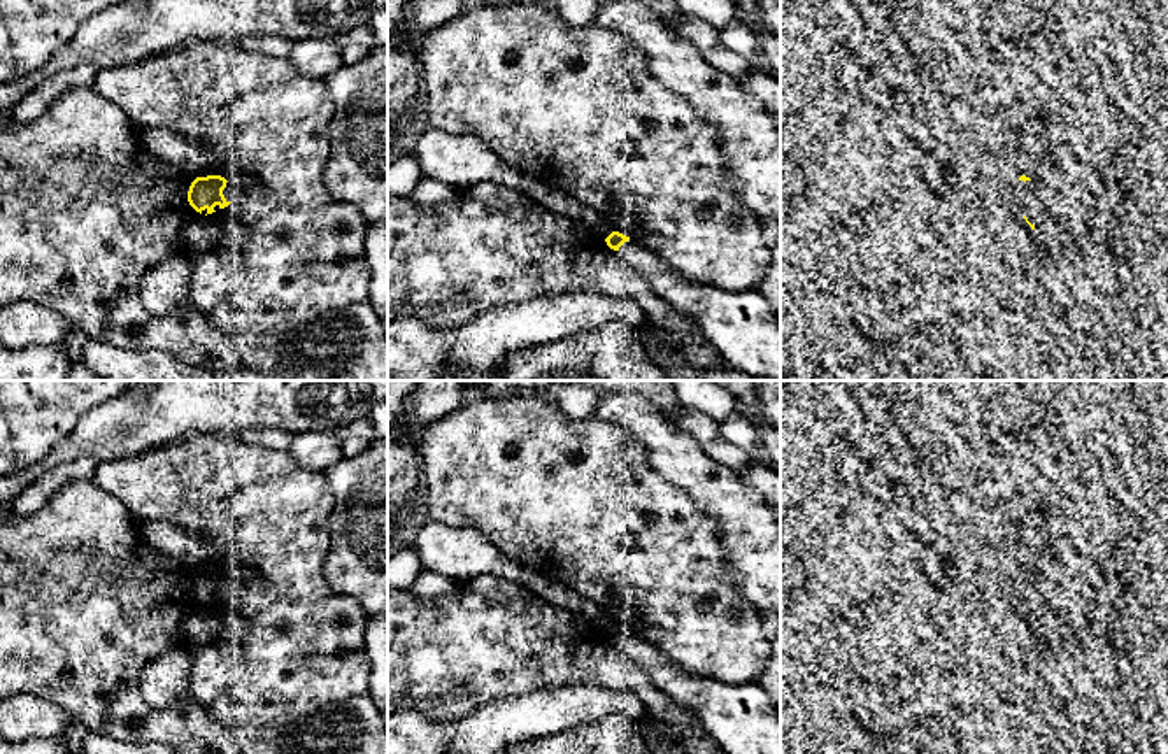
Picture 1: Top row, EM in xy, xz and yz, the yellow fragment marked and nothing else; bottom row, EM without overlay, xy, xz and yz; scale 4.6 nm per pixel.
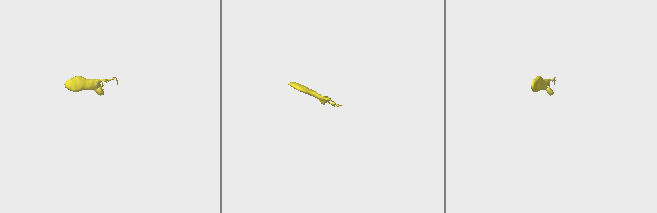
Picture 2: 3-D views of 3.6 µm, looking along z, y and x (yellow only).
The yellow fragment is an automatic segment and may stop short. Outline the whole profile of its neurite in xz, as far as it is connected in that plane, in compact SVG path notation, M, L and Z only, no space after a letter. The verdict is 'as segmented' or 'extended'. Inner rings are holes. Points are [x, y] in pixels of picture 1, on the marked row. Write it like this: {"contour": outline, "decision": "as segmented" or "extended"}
{"contour": "M619 231L605 242L656 295L691 316L728 363L756 379L780 381L780 321L758 289L728 291L691 282Z", "decision": "extended"}

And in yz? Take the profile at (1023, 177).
{"contour": "M1021 175L1015 184L1015 202L1021 207L1026 223L1038 235L1059 235L1061 228L1043 212L1033 181L1026 175Z", "decision": "extended"}

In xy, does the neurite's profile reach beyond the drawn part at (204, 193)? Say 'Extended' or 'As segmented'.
Extended

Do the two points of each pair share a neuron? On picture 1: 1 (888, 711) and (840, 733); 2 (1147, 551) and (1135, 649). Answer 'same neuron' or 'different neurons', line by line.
1: different neurons
2: different neurons

